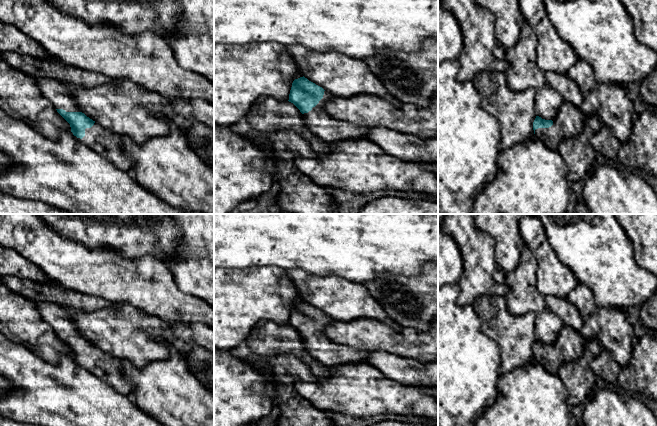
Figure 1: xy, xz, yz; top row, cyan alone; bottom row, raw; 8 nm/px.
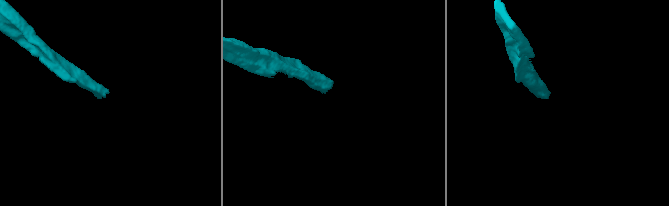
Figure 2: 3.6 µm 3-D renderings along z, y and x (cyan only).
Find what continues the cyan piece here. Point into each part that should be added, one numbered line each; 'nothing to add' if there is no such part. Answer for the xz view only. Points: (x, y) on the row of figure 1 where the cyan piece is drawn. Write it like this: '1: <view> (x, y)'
1: xz (318, 121)

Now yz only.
1: yz (570, 120)

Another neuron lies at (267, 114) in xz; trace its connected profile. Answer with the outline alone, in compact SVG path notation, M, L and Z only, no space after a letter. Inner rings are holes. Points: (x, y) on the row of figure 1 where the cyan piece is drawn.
M260 97L244 118L252 129L262 133L291 129L305 139L319 155L329 152L328 143L306 127L302 113L289 101Z

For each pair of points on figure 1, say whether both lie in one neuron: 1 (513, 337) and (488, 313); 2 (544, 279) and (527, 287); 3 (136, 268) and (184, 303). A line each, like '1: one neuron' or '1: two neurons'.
1: one neuron
2: two neurons
3: one neuron

